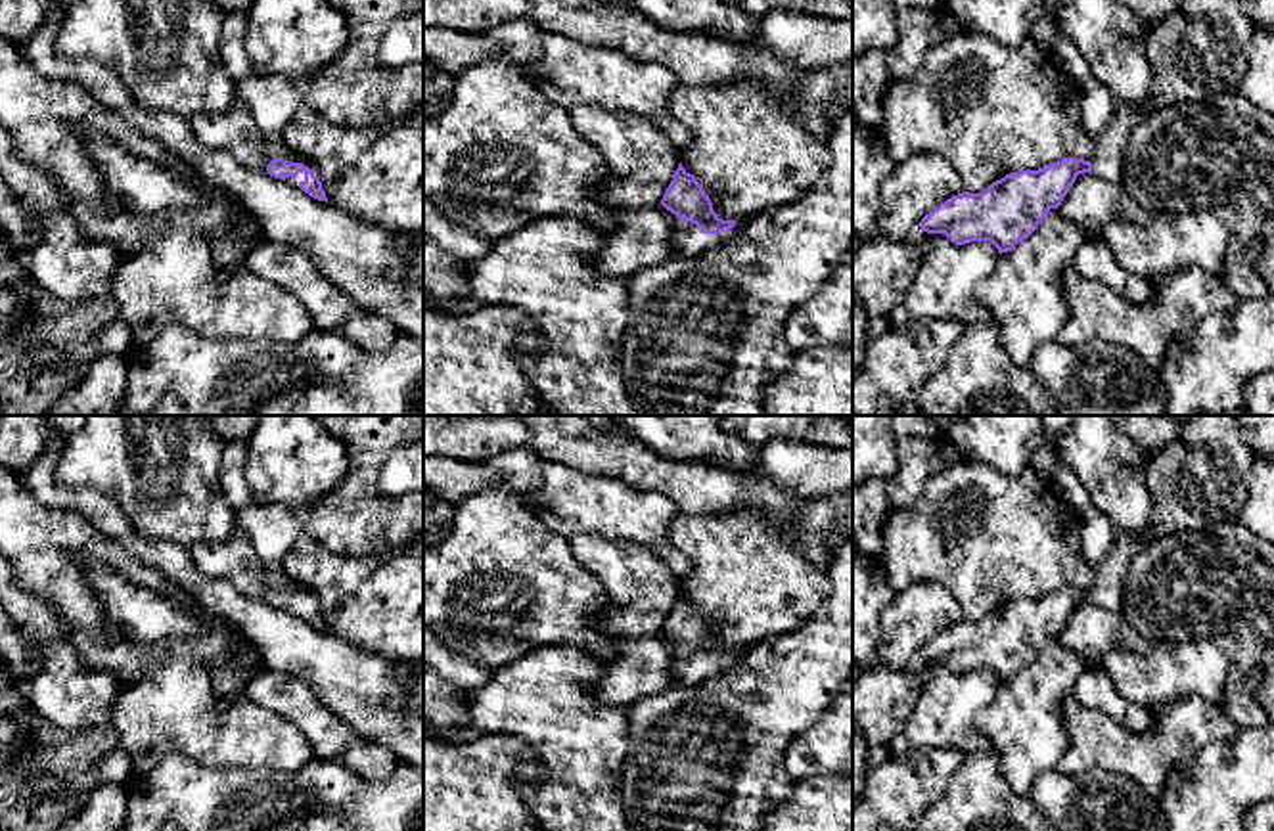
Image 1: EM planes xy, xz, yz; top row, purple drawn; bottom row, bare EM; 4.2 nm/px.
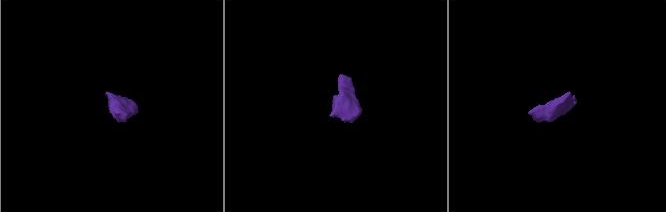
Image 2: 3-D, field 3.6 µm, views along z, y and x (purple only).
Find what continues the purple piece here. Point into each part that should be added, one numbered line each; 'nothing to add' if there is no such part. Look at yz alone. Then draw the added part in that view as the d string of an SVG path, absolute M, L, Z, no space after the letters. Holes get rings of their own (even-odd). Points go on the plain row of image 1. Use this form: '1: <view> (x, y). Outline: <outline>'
1: yz (1198, 481). Outline: M1188 416L1174 440L1151 454L1146 483L1151 492L1151 523L1146 534L1113 536L1105 557L1094 567L1092 601L1100 607L1119 607L1130 563L1148 538L1195 534L1234 521L1247 500L1247 481L1253 463L1236 416Z
2: yz (884, 699). Outline: M916 657L906 668L874 666L853 680L853 728L874 745L902 733L921 693L929 663Z

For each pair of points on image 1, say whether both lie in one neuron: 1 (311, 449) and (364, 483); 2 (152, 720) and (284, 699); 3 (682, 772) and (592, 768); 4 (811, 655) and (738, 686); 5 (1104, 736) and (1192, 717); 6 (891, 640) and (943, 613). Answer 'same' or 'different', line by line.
1: different
2: different
3: different
4: same
5: same
6: same

